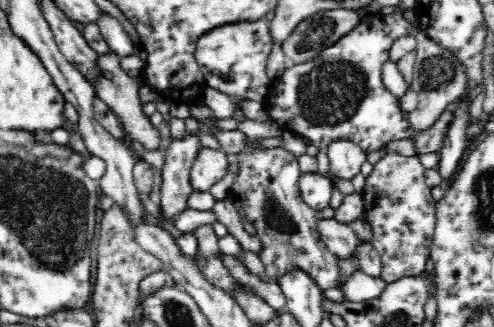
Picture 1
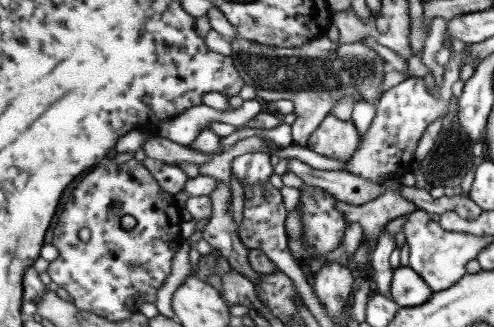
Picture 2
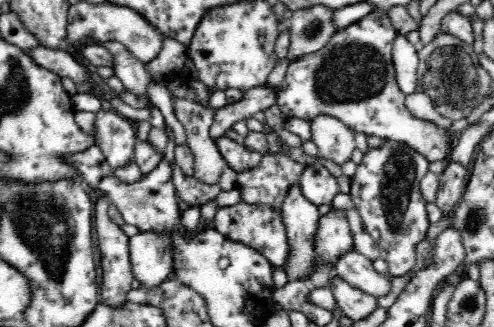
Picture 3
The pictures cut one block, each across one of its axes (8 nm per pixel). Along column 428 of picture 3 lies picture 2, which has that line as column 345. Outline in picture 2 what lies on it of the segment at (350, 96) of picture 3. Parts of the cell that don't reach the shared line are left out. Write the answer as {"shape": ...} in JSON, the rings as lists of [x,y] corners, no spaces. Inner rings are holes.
{"shape":[[[331,114],[327,116],[327,120],[323,120],[321,128],[311,136],[307,148],[345,164],[345,160],[353,160],[353,156],[361,148],[359,132],[351,120],[347,122]]]}

